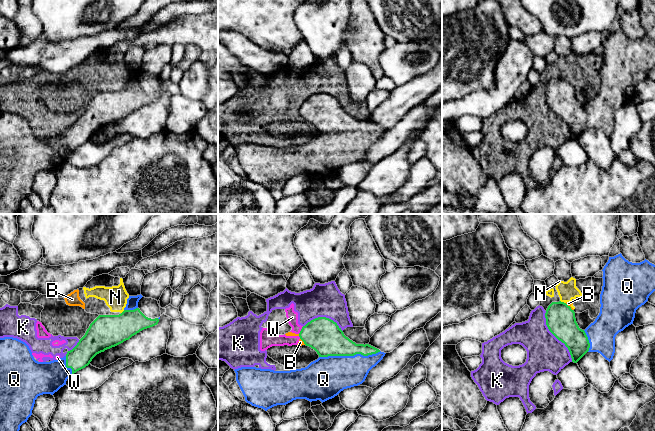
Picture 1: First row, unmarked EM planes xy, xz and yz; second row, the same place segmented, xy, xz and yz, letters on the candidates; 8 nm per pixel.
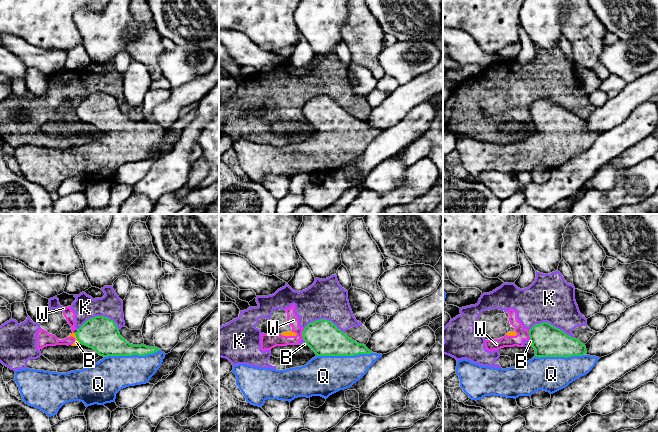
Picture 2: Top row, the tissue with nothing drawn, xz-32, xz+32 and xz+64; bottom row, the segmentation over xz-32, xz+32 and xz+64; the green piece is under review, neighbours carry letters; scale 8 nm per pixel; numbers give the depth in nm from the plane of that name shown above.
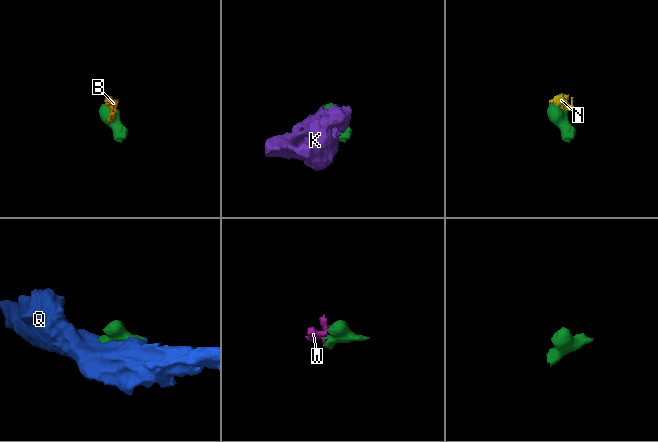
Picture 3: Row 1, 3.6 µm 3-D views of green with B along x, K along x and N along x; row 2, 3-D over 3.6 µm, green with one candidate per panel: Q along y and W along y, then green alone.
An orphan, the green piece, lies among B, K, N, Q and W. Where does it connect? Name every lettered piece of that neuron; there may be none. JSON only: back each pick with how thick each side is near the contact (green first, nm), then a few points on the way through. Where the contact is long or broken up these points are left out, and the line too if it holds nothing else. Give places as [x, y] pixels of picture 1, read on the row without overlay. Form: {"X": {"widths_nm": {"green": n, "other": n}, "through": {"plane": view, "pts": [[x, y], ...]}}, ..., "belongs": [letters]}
{"Q": {"widths_nm": {"green": 280, "other": 320}}, "belongs": ["Q"]}

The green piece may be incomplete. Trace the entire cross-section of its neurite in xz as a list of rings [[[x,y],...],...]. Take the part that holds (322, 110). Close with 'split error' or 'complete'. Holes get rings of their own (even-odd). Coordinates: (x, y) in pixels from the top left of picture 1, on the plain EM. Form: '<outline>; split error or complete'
[[[318,93],[308,98],[302,103],[299,113],[306,122],[314,125],[319,131],[319,134],[307,143],[290,147],[256,143],[241,143],[234,146],[236,157],[247,179],[265,187],[296,175],[306,175],[310,178],[320,176],[323,179],[344,165],[362,160],[369,147],[386,130],[369,120],[356,120],[344,111],[336,98],[326,93]]]; split error

